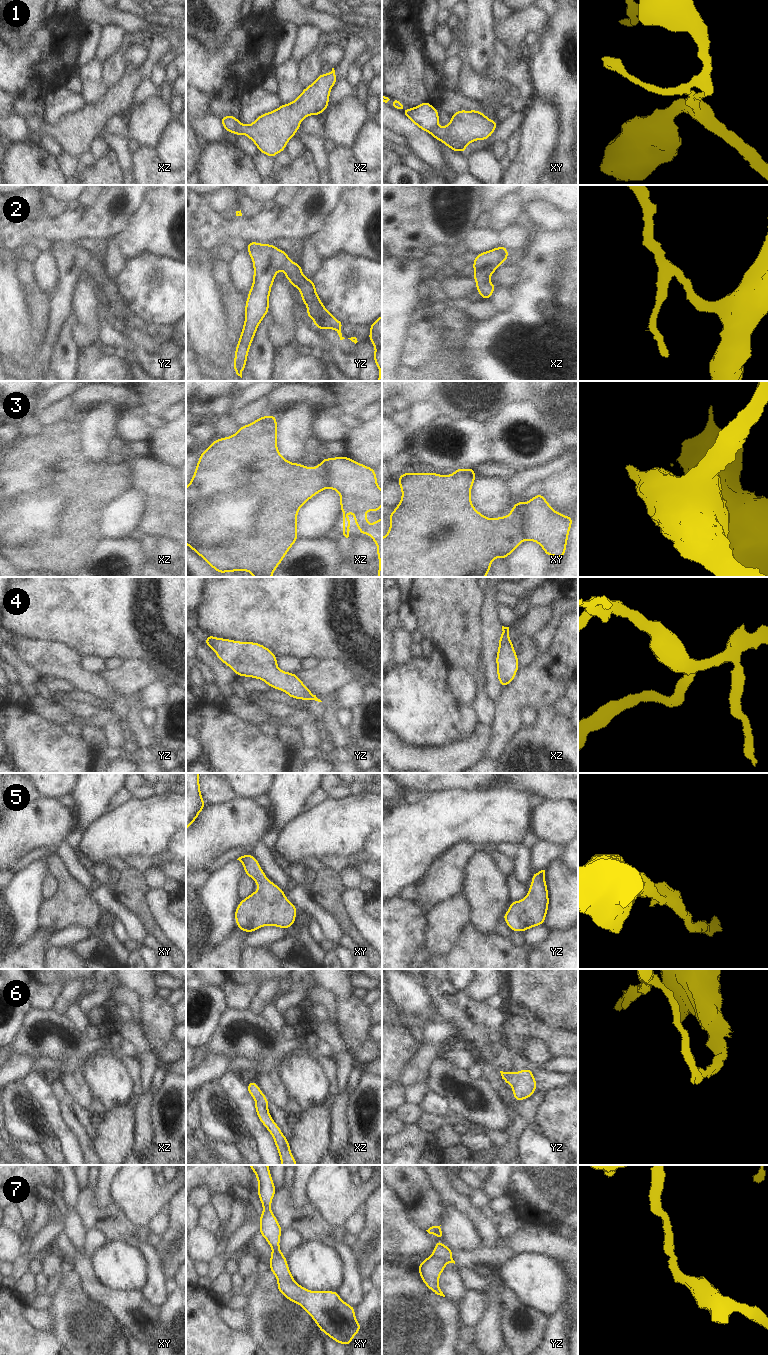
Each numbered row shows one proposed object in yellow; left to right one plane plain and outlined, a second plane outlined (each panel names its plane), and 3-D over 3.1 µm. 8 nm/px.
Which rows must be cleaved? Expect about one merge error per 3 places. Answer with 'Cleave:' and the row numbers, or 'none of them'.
Cleave: 1, 3, 7

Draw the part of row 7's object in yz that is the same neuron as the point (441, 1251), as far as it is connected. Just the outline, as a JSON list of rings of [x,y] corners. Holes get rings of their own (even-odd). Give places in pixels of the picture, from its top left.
[[[439,1240],[435,1244],[435,1248],[432,1252],[432,1256],[443,1259],[446,1263],[454,1263],[451,1253],[454,1252],[450,1247],[444,1246],[442,1241]]]

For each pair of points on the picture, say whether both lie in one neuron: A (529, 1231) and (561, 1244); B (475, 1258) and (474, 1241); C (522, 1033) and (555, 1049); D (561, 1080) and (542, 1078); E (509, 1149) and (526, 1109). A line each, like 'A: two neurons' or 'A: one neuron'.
A: one neuron
B: two neurons
C: one neuron
D: one neuron
E: one neuron

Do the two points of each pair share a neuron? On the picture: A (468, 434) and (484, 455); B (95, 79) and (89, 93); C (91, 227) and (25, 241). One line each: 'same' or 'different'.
A: same
B: same
C: same

